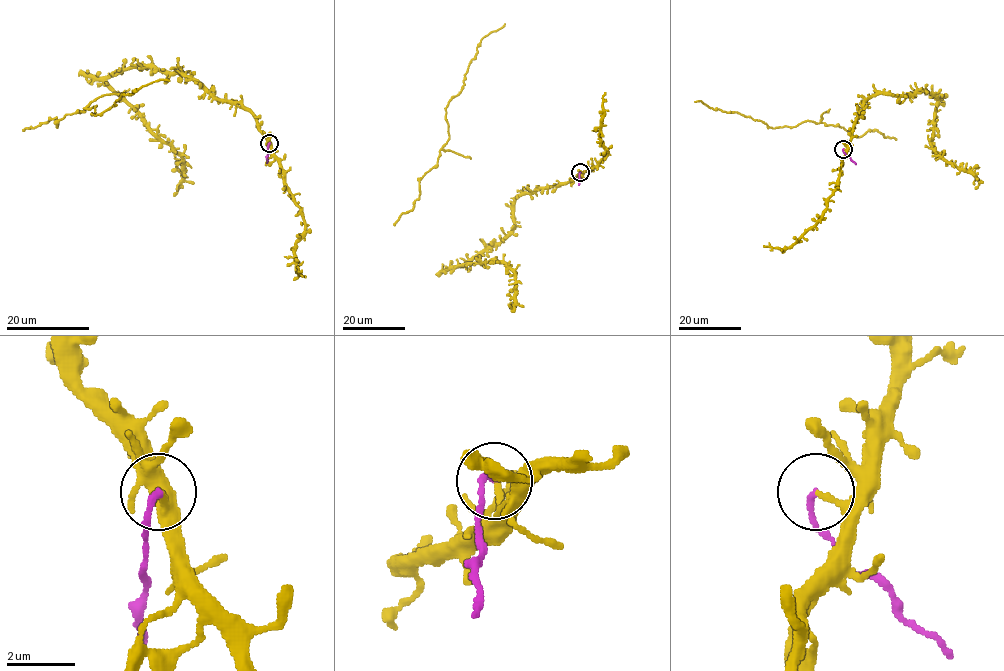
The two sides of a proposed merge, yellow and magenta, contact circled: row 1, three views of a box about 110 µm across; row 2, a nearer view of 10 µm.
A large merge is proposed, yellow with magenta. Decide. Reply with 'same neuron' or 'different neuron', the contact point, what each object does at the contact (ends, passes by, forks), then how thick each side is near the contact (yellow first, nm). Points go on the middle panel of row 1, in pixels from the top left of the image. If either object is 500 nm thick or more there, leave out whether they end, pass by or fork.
different neuron | (580, 172) | yellow ends | magenta ends | 160/170 nm

